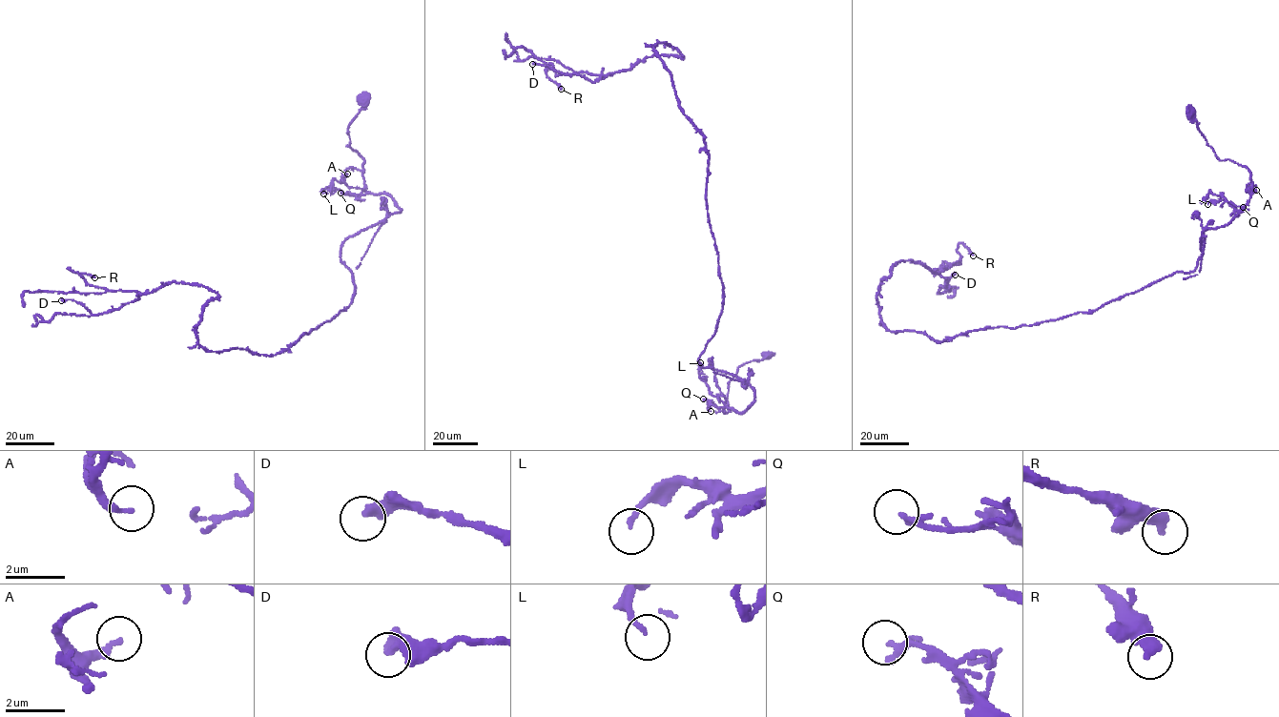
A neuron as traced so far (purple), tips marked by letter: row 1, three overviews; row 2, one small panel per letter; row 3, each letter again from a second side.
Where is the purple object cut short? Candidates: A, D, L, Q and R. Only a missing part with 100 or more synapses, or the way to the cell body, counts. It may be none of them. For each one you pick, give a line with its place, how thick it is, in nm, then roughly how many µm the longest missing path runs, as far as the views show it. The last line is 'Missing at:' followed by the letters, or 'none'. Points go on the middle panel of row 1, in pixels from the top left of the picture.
Missing at: none

